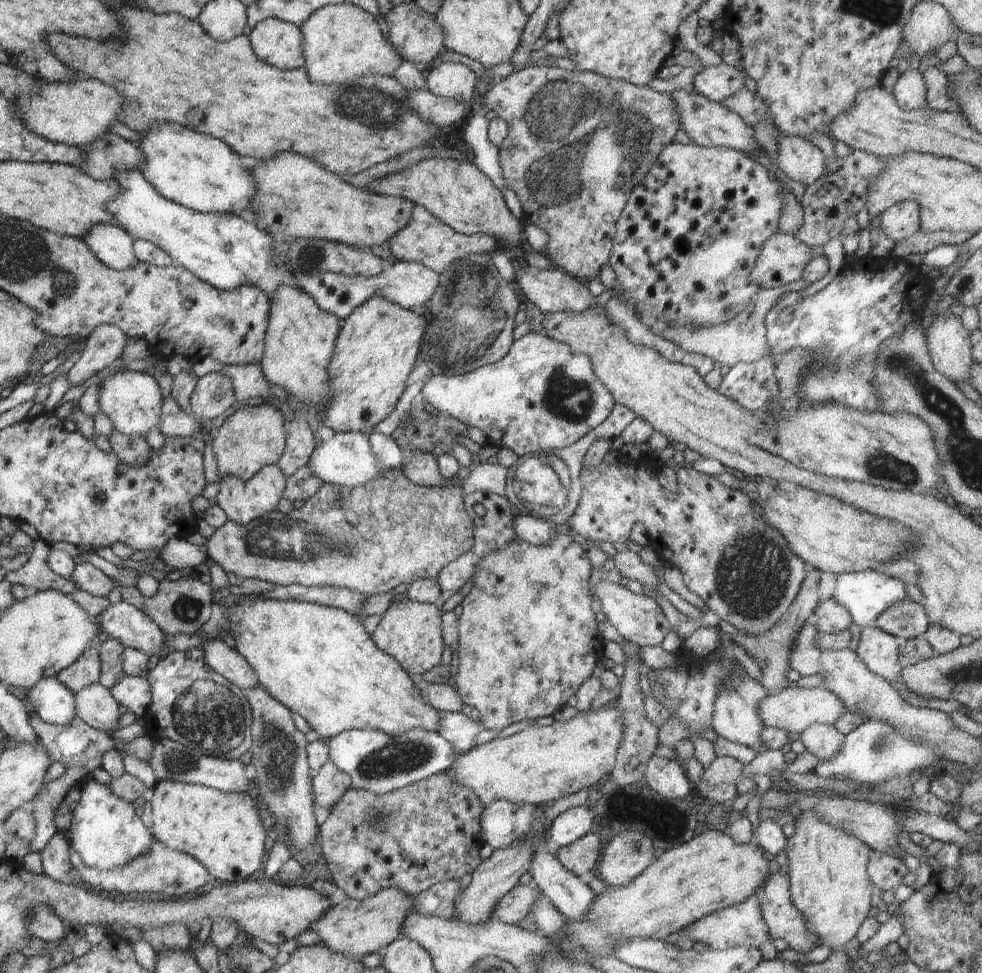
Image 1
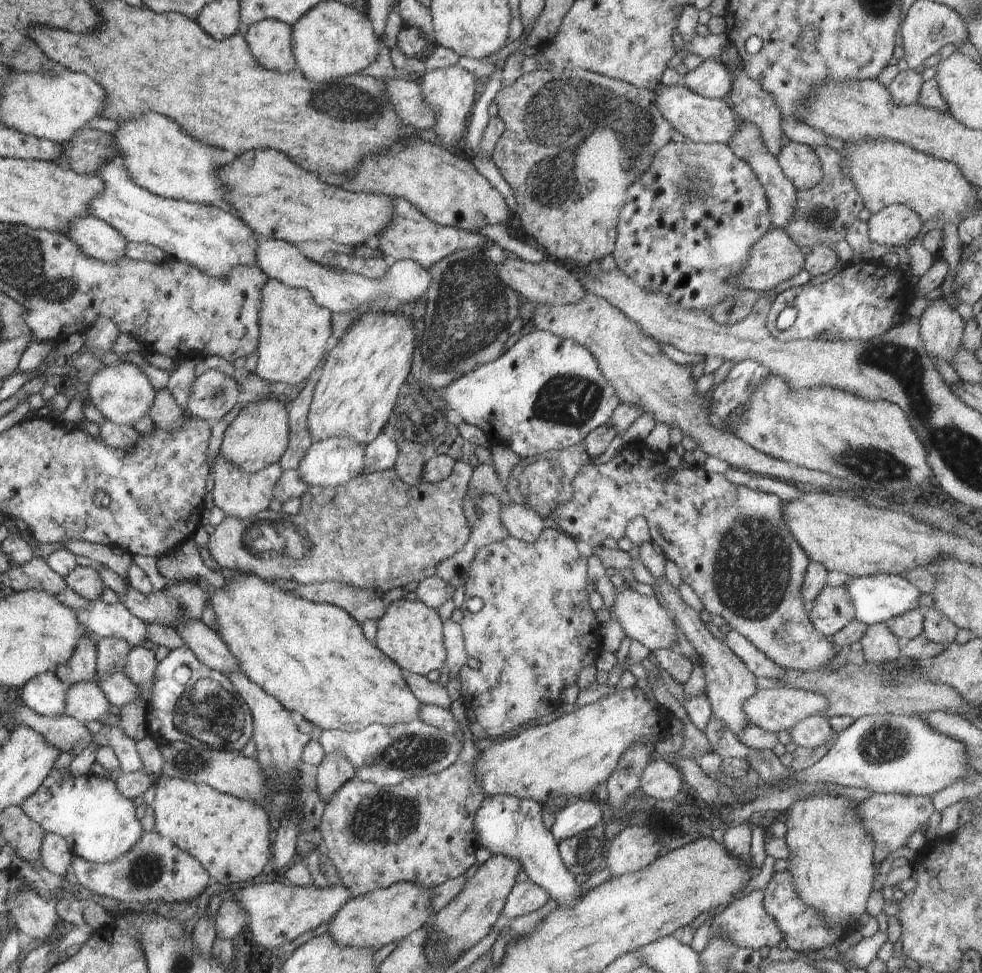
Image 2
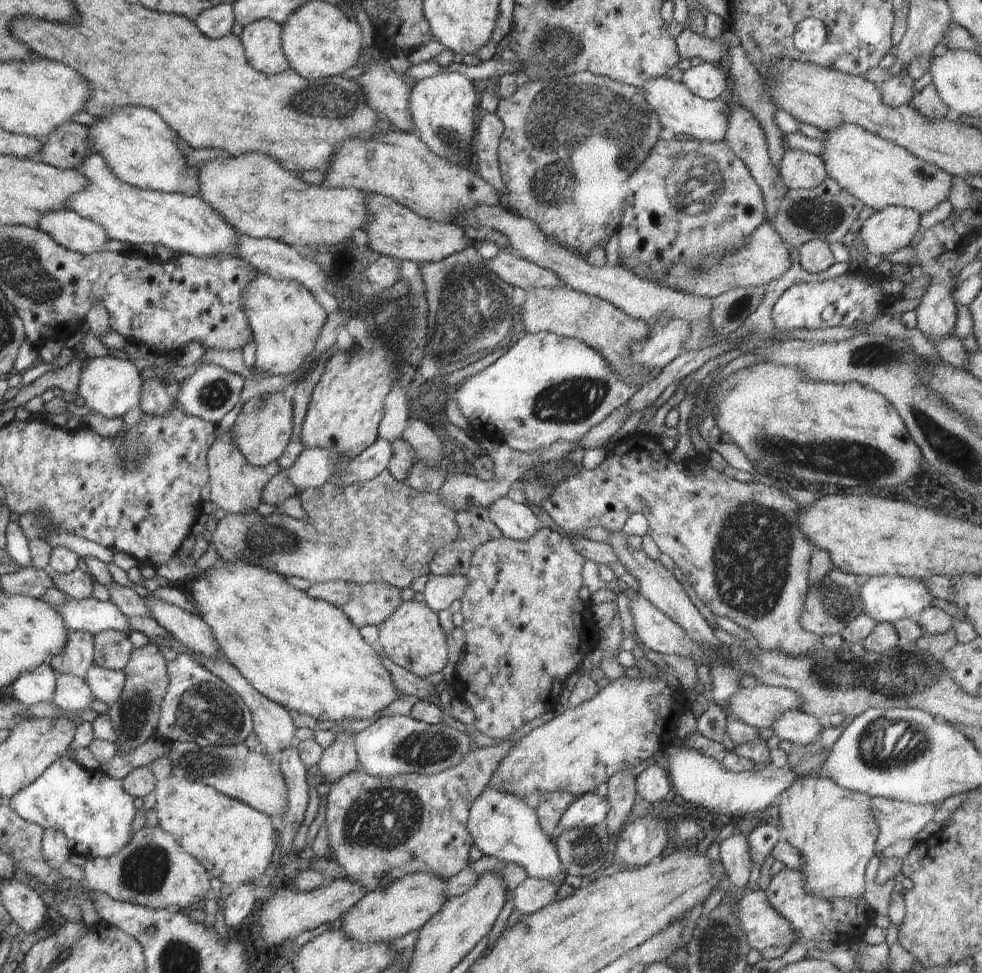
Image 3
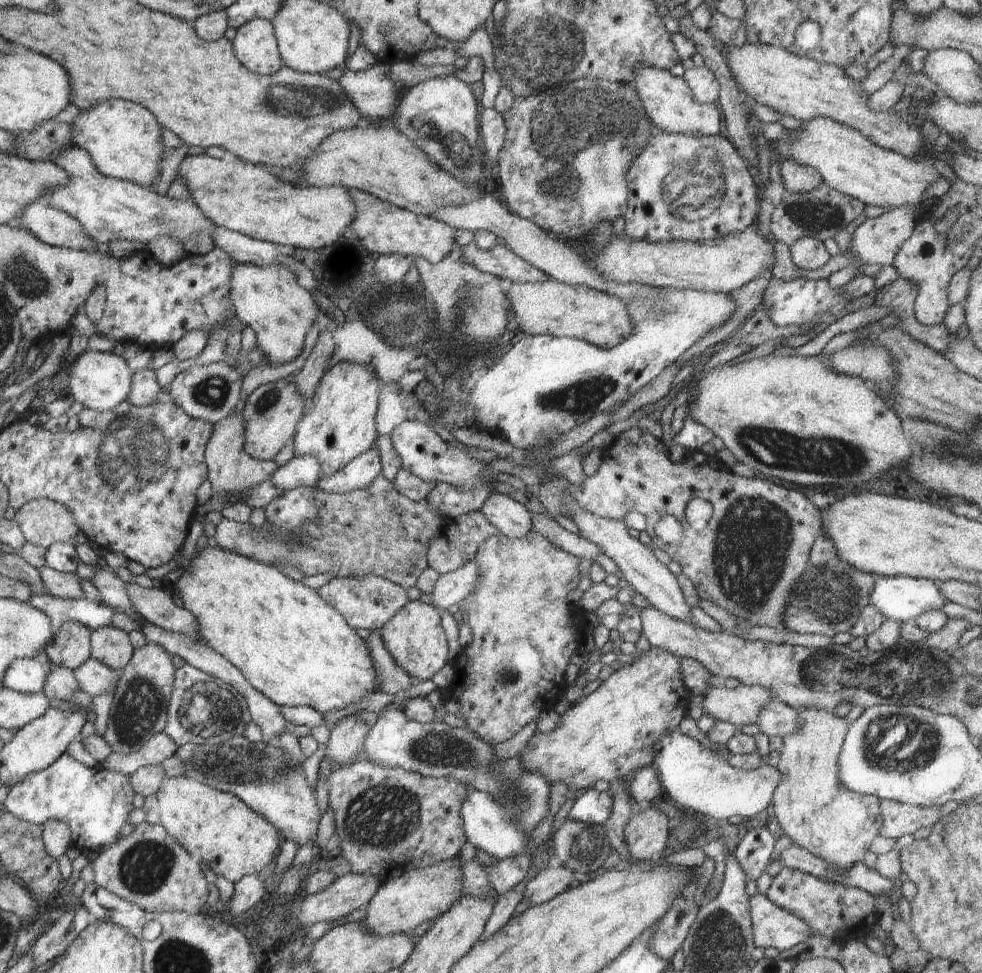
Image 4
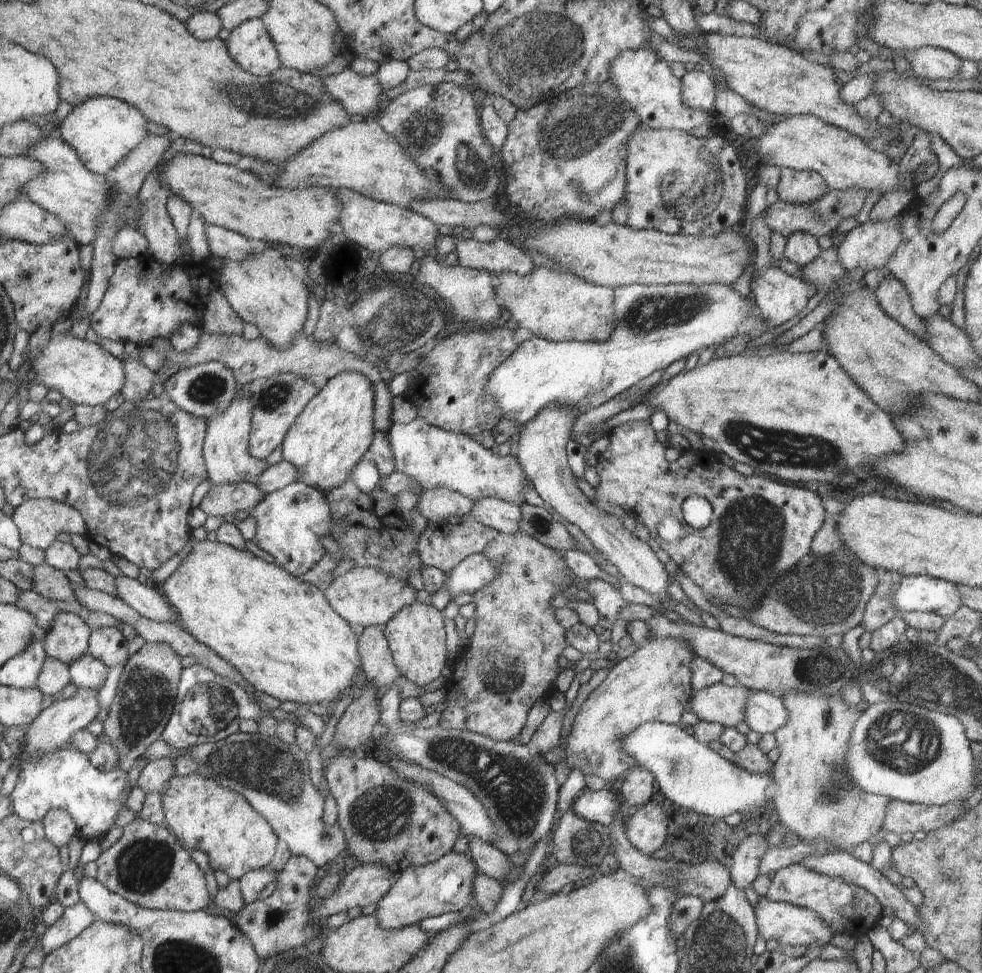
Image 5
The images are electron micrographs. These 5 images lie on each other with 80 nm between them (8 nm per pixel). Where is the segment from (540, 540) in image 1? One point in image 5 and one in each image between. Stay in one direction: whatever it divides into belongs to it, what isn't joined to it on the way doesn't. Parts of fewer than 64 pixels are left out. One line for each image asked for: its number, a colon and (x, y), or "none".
2: (524, 523)
3: (516, 520)
4: (511, 518)
5: (504, 517)

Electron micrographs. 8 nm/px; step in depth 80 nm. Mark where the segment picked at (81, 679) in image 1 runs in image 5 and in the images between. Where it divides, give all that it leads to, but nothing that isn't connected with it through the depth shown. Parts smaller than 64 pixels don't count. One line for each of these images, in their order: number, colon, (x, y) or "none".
2: (82, 666)
3: (77, 655)
4: (71, 645)
5: (67, 638)

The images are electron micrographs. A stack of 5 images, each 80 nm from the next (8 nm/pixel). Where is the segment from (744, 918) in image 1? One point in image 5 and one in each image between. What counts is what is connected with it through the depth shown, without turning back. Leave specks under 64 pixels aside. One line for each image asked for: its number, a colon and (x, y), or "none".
2: (744, 921)
3: (764, 927)
4: (775, 926)
5: (792, 925)

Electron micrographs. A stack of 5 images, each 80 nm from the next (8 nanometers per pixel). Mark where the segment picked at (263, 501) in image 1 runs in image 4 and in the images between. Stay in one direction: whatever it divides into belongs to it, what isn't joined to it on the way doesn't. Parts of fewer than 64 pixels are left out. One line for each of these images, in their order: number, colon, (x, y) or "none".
2: (240, 494)
3: (235, 484)
4: (231, 471)

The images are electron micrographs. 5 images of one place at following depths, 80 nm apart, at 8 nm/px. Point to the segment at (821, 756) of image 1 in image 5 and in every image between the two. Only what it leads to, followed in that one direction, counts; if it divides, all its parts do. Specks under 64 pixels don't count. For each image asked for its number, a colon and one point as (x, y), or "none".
2: (812, 732)
3: (796, 726)
4: (776, 719)
5: (764, 713)

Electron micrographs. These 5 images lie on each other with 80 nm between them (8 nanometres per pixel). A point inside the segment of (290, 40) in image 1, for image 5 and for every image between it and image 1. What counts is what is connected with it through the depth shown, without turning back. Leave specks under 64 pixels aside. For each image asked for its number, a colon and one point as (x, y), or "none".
2: (269, 42)
3: (261, 40)
4: (255, 46)
5: (249, 44)

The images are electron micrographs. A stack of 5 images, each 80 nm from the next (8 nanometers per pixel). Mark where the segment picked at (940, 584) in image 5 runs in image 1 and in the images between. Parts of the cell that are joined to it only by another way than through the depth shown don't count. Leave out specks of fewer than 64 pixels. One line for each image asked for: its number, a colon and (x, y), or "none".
1: (865, 595)
2: (876, 598)
3: (885, 598)
4: (900, 598)

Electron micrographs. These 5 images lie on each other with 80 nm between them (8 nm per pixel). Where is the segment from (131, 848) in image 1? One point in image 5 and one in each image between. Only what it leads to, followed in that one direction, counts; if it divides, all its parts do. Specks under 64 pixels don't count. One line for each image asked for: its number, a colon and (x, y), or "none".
2: (99, 824)
3: (92, 809)
4: (94, 802)
5: (65, 779)

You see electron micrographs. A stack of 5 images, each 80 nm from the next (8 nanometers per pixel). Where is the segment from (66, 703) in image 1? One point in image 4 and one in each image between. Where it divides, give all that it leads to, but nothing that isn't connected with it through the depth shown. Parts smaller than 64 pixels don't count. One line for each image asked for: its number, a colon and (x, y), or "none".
2: (45, 694)
3: (31, 687)
4: (26, 675)

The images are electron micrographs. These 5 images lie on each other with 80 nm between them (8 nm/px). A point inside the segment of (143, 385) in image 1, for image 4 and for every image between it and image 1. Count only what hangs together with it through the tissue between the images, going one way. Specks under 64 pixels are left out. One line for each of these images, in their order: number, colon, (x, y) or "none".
2: (121, 392)
3: (110, 386)
4: (101, 381)

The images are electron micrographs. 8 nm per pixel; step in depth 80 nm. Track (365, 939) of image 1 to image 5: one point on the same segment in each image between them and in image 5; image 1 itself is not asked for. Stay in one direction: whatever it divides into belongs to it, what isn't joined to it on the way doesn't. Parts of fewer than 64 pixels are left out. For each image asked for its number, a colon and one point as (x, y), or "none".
2: (389, 914)
3: (384, 914)
4: (403, 903)
5: (446, 885)

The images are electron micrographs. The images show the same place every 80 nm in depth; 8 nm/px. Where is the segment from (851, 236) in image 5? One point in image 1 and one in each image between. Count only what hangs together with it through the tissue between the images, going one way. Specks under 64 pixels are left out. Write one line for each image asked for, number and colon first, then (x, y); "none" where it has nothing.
1: (902, 220)
2: (896, 225)
3: (891, 229)
4: (877, 240)

